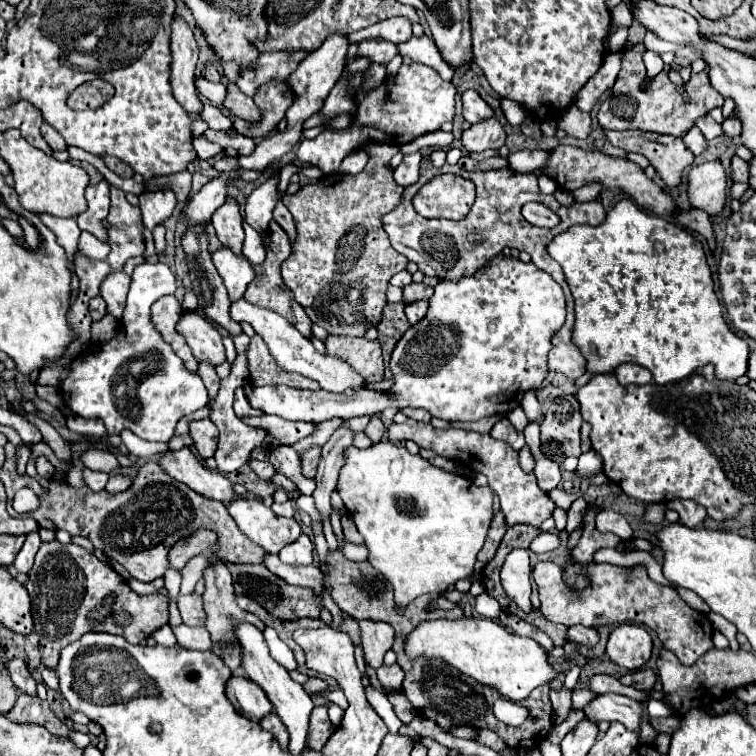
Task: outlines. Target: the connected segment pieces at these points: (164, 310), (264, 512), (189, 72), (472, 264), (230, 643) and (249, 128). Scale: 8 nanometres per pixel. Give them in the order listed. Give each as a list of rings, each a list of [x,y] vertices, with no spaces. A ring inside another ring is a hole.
[[[161,297],[153,307],[151,307],[151,321],[155,323],[155,327],[163,333],[165,341],[175,349],[175,353],[183,359],[183,363],[187,365],[189,371],[197,371],[197,359],[191,355],[189,345],[185,343],[185,337],[179,335],[175,331],[177,327],[177,319],[181,319],[183,309],[179,305],[179,301],[175,297]]]
[[[235,499],[229,505],[229,513],[239,529],[267,553],[279,553],[283,545],[293,543],[301,535],[295,519],[275,515],[271,507],[265,507],[259,499]]]
[[[179,15],[173,19],[173,35],[171,35],[171,85],[175,99],[183,105],[183,109],[193,119],[191,133],[193,137],[203,137],[209,129],[207,121],[201,117],[203,103],[199,99],[197,87],[195,87],[195,63],[197,63],[197,41],[193,37],[193,31]]]
[[[427,157],[421,161],[421,177],[415,185],[405,187],[403,199],[393,209],[383,217],[383,227],[391,239],[391,245],[405,255],[409,261],[419,265],[419,271],[427,277],[437,277],[437,279],[447,279],[447,281],[457,281],[461,277],[475,275],[489,259],[499,255],[505,247],[517,249],[517,251],[527,251],[533,259],[533,263],[547,271],[565,291],[567,299],[567,319],[563,327],[553,335],[553,349],[549,351],[549,371],[561,371],[569,379],[577,379],[585,373],[585,357],[579,353],[575,343],[571,341],[571,329],[573,329],[573,297],[571,291],[563,279],[563,269],[559,267],[557,261],[551,259],[547,253],[547,243],[557,235],[567,231],[571,225],[577,223],[589,223],[589,225],[601,225],[605,221],[603,217],[603,205],[601,201],[589,201],[589,203],[573,203],[571,207],[563,207],[553,195],[543,195],[537,187],[537,177],[535,173],[517,173],[513,169],[497,169],[497,171],[487,171],[487,173],[469,173],[465,169],[459,169],[459,165],[443,165],[443,167],[433,167]],[[441,173],[455,173],[465,179],[473,179],[477,187],[477,199],[469,211],[469,215],[461,221],[451,221],[451,219],[427,219],[421,217],[413,205],[411,199],[413,195],[421,189],[423,183],[427,183],[431,177],[441,175]],[[527,201],[539,201],[547,205],[551,211],[555,211],[561,217],[561,223],[553,229],[541,229],[531,223],[527,223],[521,215],[521,207]]]
[[[209,553],[209,559],[211,559],[211,567],[209,567],[209,569],[205,571],[205,575],[203,575],[203,579],[205,579],[203,605],[205,605],[205,613],[207,613],[207,623],[205,623],[205,627],[207,627],[209,635],[211,635],[211,643],[213,643],[211,651],[213,651],[217,657],[221,657],[221,659],[225,661],[225,665],[233,671],[233,669],[237,669],[237,667],[241,665],[241,643],[237,643],[237,635],[235,635],[237,625],[241,625],[241,623],[251,623],[251,625],[255,625],[257,629],[265,631],[265,623],[263,623],[259,617],[255,617],[255,615],[247,613],[247,611],[243,611],[243,609],[237,605],[235,593],[233,593],[233,585],[231,585],[231,573],[229,573],[229,569],[225,567],[225,563],[221,563],[213,553]]]
[[[287,81],[263,83],[261,87],[257,87],[257,97],[253,97],[253,101],[261,109],[263,119],[259,123],[239,123],[239,127],[233,125],[233,129],[247,137],[267,137],[291,107],[293,93],[289,91]]]

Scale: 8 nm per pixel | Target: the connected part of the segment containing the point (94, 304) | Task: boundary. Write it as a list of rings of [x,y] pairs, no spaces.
[[[99,295],[93,297],[93,299],[89,301],[89,313],[91,313],[93,321],[99,321],[99,319],[105,317],[105,313],[107,313],[107,309],[105,309],[105,301],[103,301]]]

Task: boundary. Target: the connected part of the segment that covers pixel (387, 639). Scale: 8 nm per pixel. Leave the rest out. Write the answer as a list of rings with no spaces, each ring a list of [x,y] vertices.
[[[359,621],[361,625],[361,647],[365,663],[373,669],[379,669],[383,665],[385,653],[393,645],[395,631],[389,623],[377,623],[377,621]]]

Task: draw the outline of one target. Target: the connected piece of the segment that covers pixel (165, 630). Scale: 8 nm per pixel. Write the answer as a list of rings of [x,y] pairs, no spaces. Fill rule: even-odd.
[[[169,625],[157,629],[157,631],[153,633],[153,637],[155,637],[157,643],[163,645],[163,647],[173,647],[173,645],[177,645],[177,639],[175,639],[175,635],[173,635],[173,631],[171,631]]]

